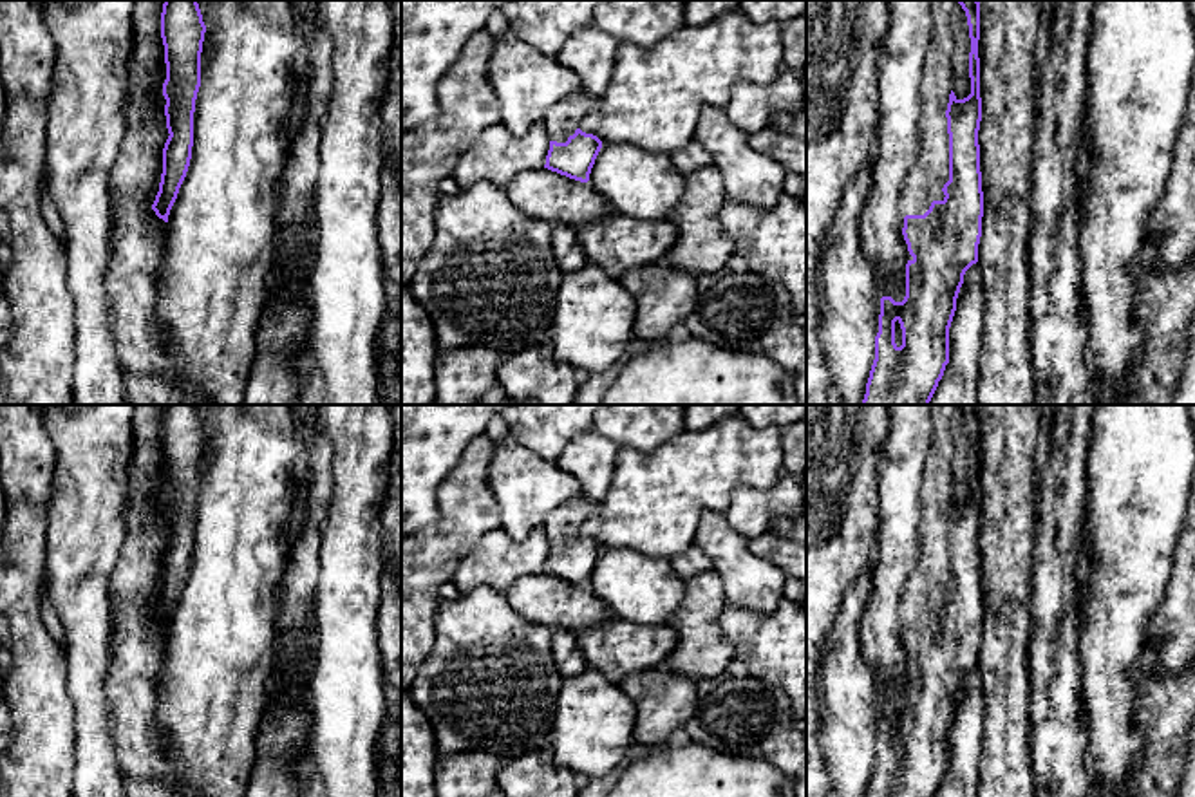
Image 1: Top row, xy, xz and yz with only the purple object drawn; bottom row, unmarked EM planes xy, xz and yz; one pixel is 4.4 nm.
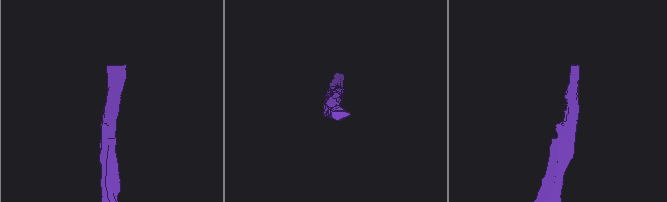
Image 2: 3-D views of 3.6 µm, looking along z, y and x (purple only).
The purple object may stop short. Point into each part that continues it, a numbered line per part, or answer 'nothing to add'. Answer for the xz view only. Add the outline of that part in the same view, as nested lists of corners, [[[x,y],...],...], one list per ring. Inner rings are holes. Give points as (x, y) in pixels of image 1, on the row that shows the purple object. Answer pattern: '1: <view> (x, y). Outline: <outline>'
1: xz (564, 118). Outline: [[[580,90],[557,103],[544,119],[544,128],[551,141],[566,143],[580,128],[582,117],[593,110],[597,98]]]

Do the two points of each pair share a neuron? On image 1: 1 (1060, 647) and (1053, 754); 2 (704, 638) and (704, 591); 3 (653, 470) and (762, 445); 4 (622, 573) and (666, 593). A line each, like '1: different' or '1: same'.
1: same
2: same
3: same
4: same

